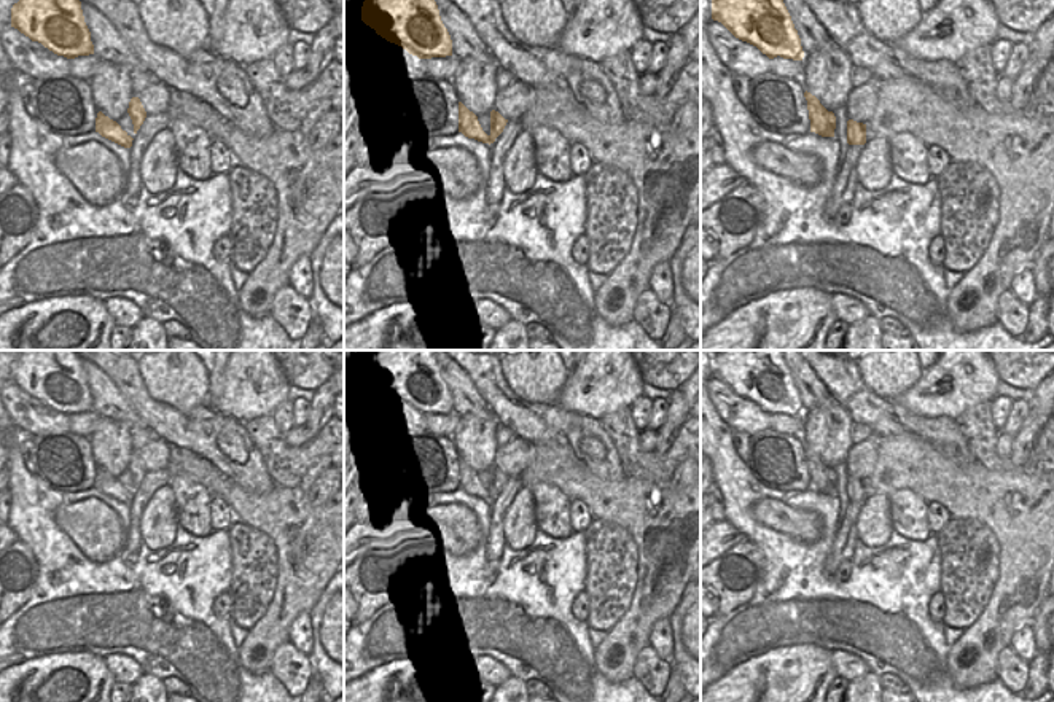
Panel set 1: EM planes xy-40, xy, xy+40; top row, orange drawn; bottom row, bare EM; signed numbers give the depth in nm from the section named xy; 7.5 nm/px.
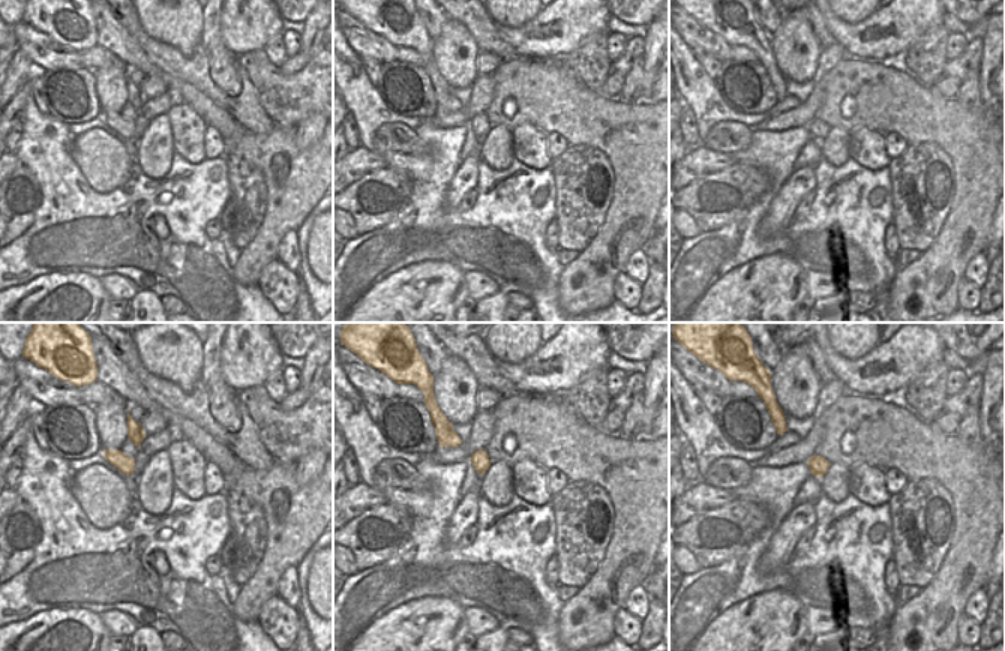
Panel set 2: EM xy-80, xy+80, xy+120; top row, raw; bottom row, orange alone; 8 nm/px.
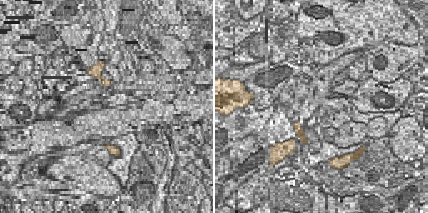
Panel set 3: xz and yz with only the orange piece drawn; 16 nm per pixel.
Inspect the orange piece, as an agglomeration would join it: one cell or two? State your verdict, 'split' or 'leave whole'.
leave whole

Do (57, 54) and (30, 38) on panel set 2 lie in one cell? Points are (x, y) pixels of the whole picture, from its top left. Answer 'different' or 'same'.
same

